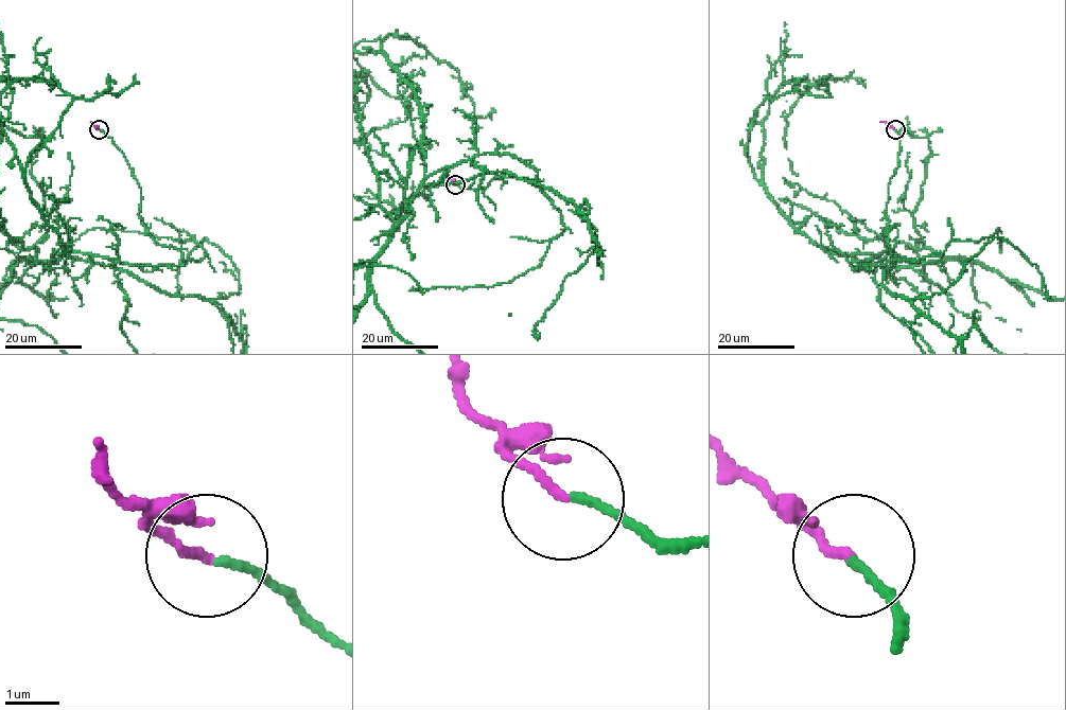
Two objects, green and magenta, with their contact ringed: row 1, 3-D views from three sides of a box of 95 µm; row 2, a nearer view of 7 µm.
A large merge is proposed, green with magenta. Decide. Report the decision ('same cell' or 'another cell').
same cell

